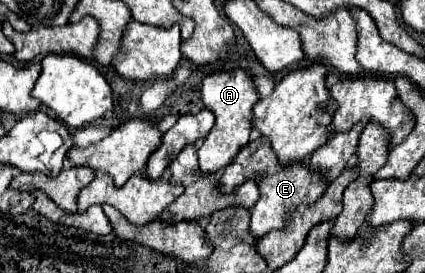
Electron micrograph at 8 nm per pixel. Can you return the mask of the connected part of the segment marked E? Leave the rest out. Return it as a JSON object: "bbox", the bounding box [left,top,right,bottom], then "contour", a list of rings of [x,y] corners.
{"bbox":[219,138,327,238],"contour":[[[265,138],[249,142],[247,146],[241,148],[237,158],[223,170],[223,174],[219,178],[219,192],[231,194],[237,186],[241,186],[243,182],[247,182],[251,178],[257,182],[259,192],[261,192],[261,198],[257,200],[257,204],[251,210],[249,234],[253,238],[263,238],[267,232],[271,232],[275,228],[285,228],[291,220],[291,214],[299,206],[311,206],[313,202],[317,202],[321,198],[321,194],[327,188],[327,184],[317,174],[313,174],[305,162],[293,164],[287,168],[279,166],[279,162],[273,156],[273,150]]]}

